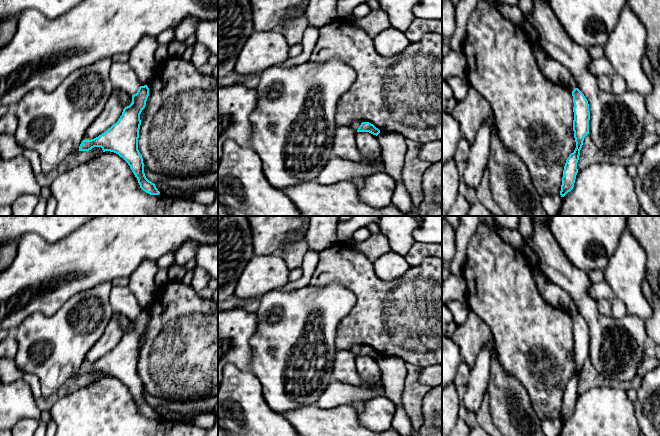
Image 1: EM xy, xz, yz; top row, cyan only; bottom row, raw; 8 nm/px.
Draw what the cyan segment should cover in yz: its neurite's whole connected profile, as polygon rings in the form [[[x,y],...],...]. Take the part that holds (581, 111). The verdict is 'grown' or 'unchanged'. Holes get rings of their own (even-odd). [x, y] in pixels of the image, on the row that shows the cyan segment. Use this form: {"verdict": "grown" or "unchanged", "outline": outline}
{"verdict": "unchanged", "outline": [[[578,88],[572,91],[572,96],[574,103],[573,131],[576,148],[574,152],[569,155],[564,166],[560,191],[561,197],[564,197],[574,187],[576,175],[578,173],[577,163],[580,156],[580,150],[585,136],[589,134],[590,111],[588,101]]]}

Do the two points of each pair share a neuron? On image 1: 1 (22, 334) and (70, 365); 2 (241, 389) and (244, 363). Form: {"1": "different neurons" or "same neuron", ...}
{"1": "same neuron", "2": "different neurons"}

